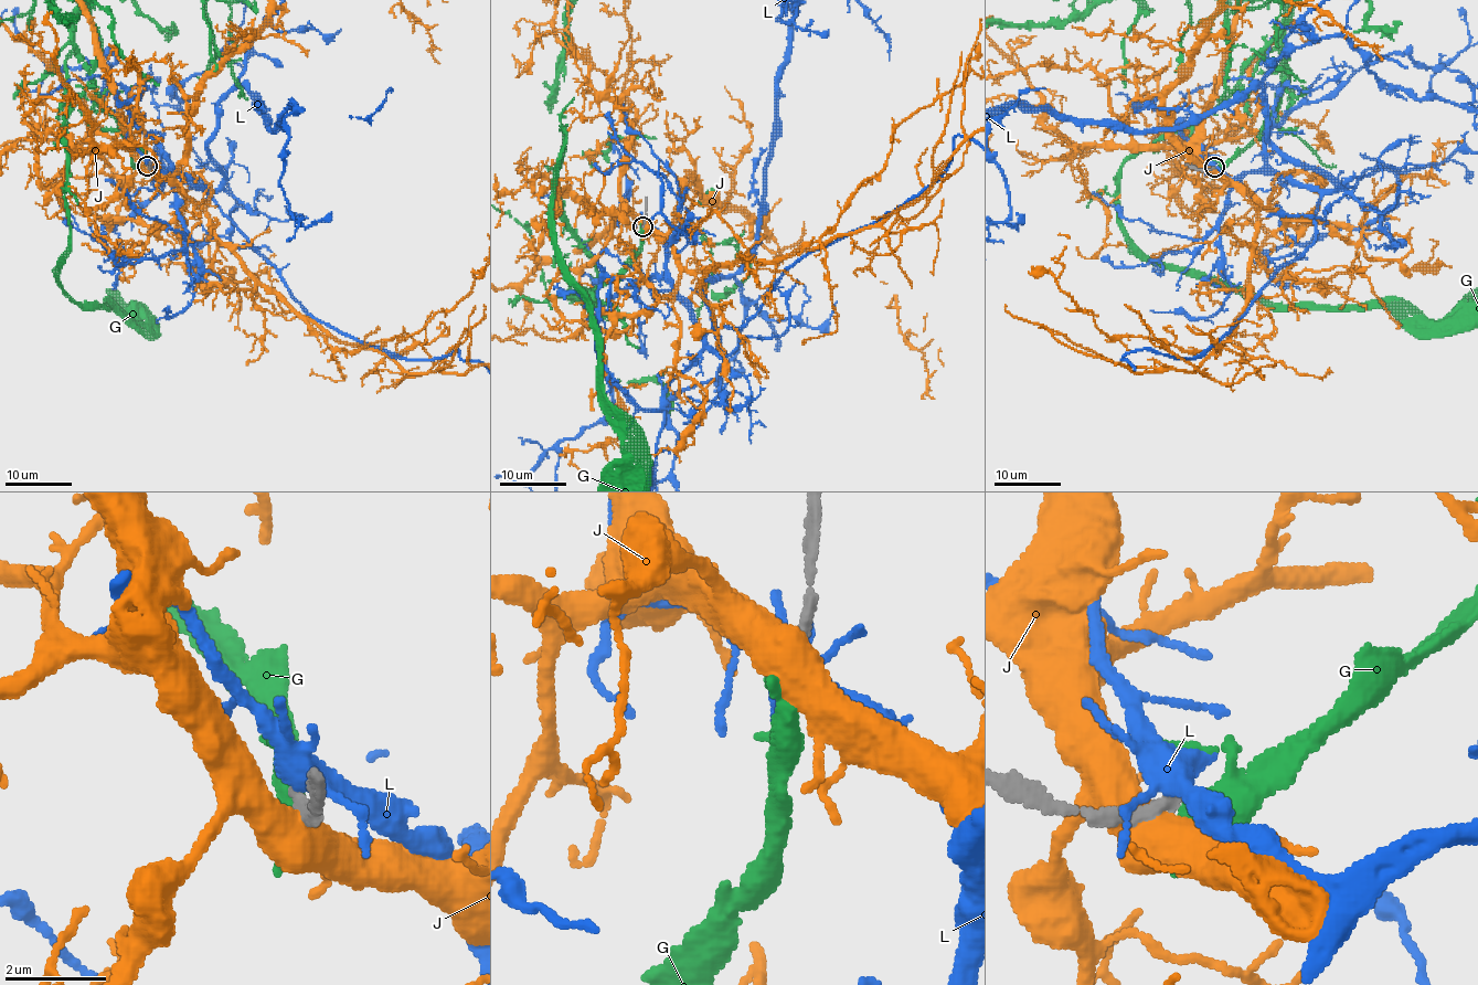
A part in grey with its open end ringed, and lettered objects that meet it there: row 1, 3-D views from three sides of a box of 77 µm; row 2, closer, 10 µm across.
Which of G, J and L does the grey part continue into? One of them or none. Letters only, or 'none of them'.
G

